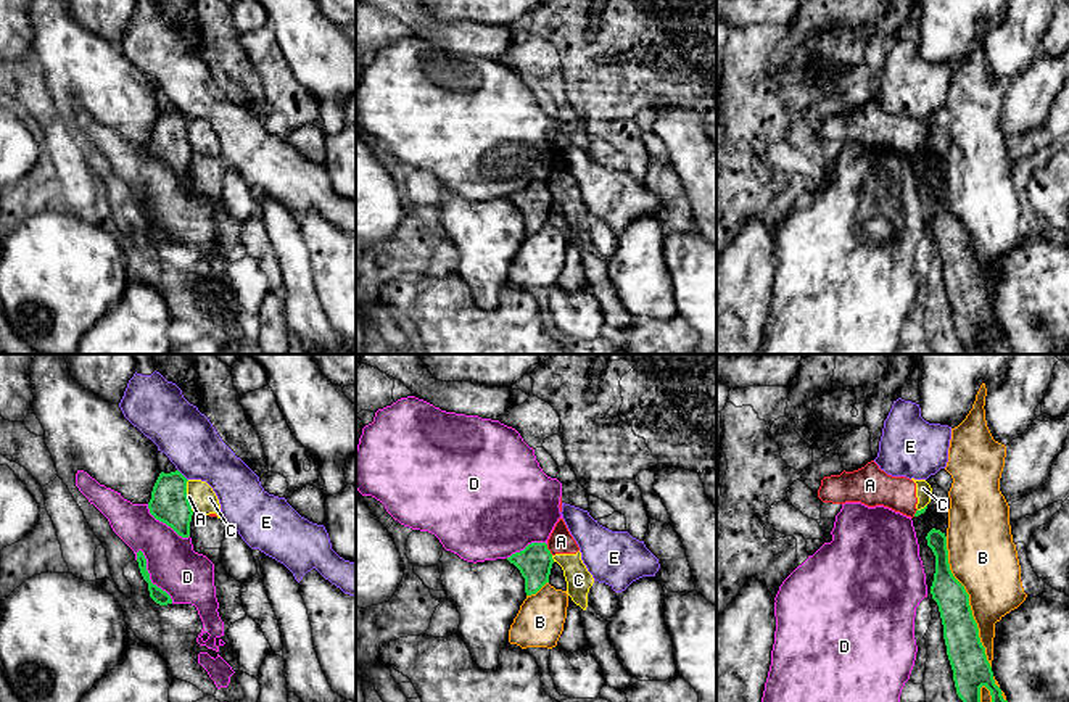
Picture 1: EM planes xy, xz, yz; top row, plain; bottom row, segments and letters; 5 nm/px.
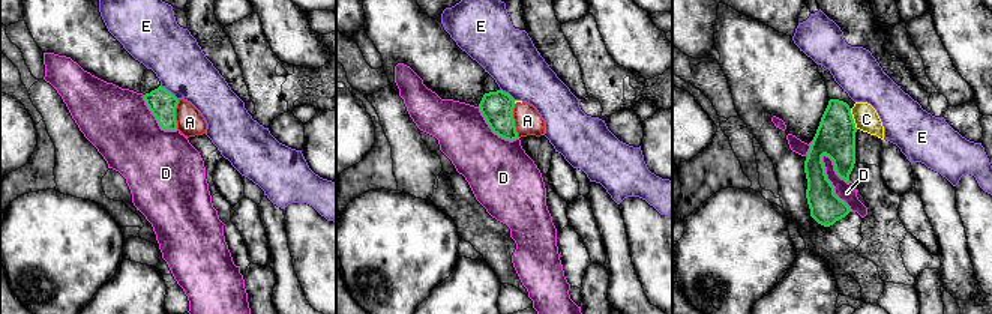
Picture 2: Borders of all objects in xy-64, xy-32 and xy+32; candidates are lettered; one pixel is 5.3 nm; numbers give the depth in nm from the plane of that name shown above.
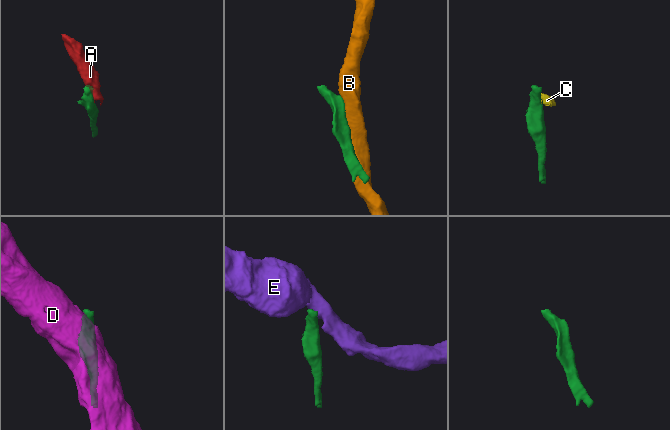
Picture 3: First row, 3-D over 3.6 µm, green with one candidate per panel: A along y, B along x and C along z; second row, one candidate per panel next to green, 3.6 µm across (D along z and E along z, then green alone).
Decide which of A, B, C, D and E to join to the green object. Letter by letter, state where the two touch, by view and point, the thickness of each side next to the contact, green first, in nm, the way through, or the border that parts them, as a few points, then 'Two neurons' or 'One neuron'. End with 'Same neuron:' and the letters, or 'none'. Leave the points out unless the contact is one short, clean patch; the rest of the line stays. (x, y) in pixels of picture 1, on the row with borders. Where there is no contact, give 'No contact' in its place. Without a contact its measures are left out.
A: Touches green at xz (548, 549). Thickness 170 nm (green) against 120 nm. Boundary: xz (546, 545), (553, 554). Two neurons
B: Touches green at yz (968, 602). Thickness 180 nm (green) against 340 nm. Two neurons
C: Touches green at xy (185, 488). Thickness 190 nm (green) against 130 nm. Boundary: xy (189, 480), (187, 496). Two neurons
D: Touches green at xy (148, 578). Thickness 70 nm (green) against 260 nm. Two neurons
E: Touches green at xy (182, 475). Thickness 190 nm (green) against 280 nm. Boundary: xy (177, 469), (187, 480). Two neurons
Same neuron: none

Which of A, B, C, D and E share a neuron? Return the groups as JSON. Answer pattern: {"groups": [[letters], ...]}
{"groups": [["A", "C"], ["B"], ["D"], ["E"]]}

